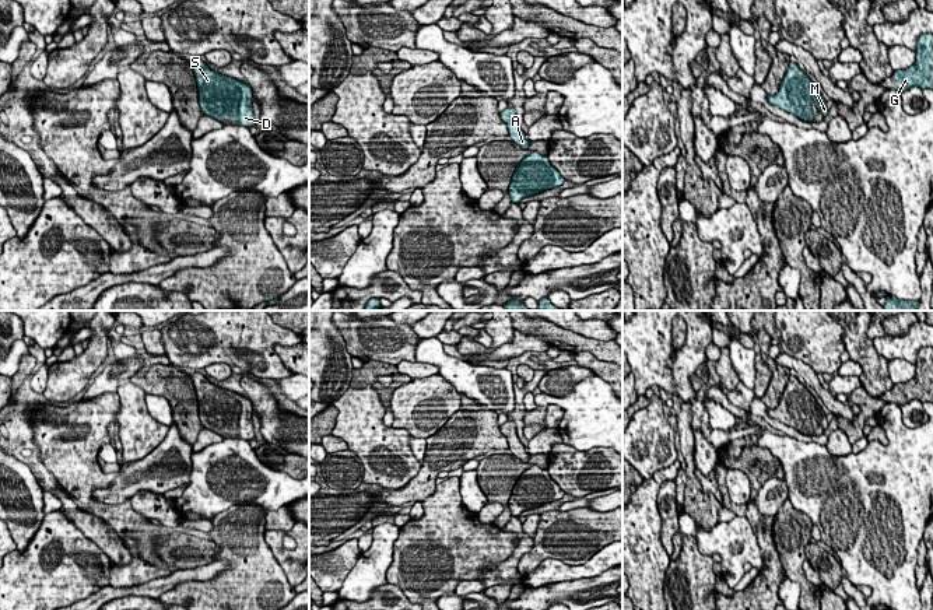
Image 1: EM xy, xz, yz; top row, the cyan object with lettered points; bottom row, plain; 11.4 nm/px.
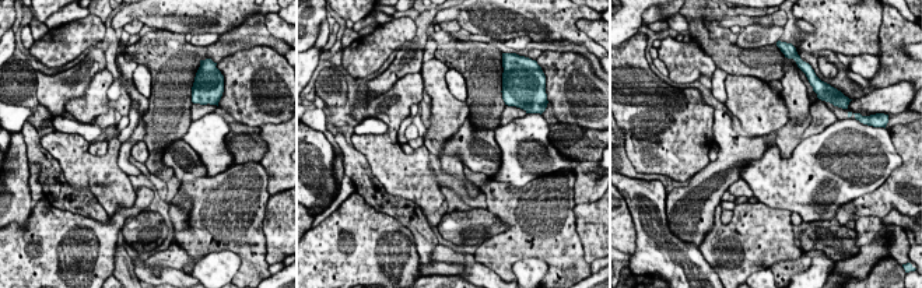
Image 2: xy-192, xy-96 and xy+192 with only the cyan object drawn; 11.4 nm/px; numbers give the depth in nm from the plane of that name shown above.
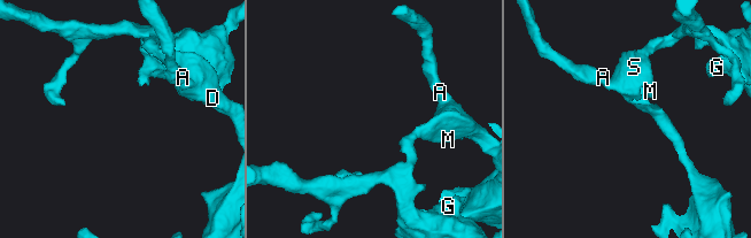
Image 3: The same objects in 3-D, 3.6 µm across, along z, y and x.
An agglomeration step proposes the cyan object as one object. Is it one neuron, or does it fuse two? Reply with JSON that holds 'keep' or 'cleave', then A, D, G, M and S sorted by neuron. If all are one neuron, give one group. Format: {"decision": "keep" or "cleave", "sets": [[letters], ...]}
{"decision": "keep", "sets": [["A", "D", "G", "M", "S"]]}

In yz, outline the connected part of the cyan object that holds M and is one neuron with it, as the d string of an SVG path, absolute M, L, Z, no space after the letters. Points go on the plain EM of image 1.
M795 375L789 376L785 388L781 403L775 409L768 409L769 417L810 435L814 432L811 423L811 417L814 416L818 424L827 430L828 421L824 410Z

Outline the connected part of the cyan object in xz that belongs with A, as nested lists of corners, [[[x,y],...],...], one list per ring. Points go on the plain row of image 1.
[[[508,418],[508,421],[502,424],[501,432],[506,437],[508,448],[512,451],[512,455],[520,462],[527,462],[530,455],[525,451],[525,446],[519,441],[516,425],[512,418]]]

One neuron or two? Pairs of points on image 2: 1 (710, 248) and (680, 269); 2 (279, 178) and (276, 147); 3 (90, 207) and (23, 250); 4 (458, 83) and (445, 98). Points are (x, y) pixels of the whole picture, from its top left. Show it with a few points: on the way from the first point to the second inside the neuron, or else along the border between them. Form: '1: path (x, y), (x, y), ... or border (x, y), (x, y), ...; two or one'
1: border (698, 248), (704, 260), (717, 273); two
2: path (279, 171), (279, 154); one
3: border (52, 206), (101, 221), (109, 218); two
4: border (448, 67), (447, 87), (456, 98), (465, 102); two

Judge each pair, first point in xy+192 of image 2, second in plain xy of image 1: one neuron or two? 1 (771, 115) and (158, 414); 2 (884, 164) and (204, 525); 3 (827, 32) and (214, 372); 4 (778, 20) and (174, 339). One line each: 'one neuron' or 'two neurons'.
1: two neurons
2: two neurons
3: two neurons
4: two neurons

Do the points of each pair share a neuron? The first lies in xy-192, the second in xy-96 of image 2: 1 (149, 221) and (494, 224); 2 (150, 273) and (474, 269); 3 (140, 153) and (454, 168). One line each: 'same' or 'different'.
1: same
2: same
3: same

